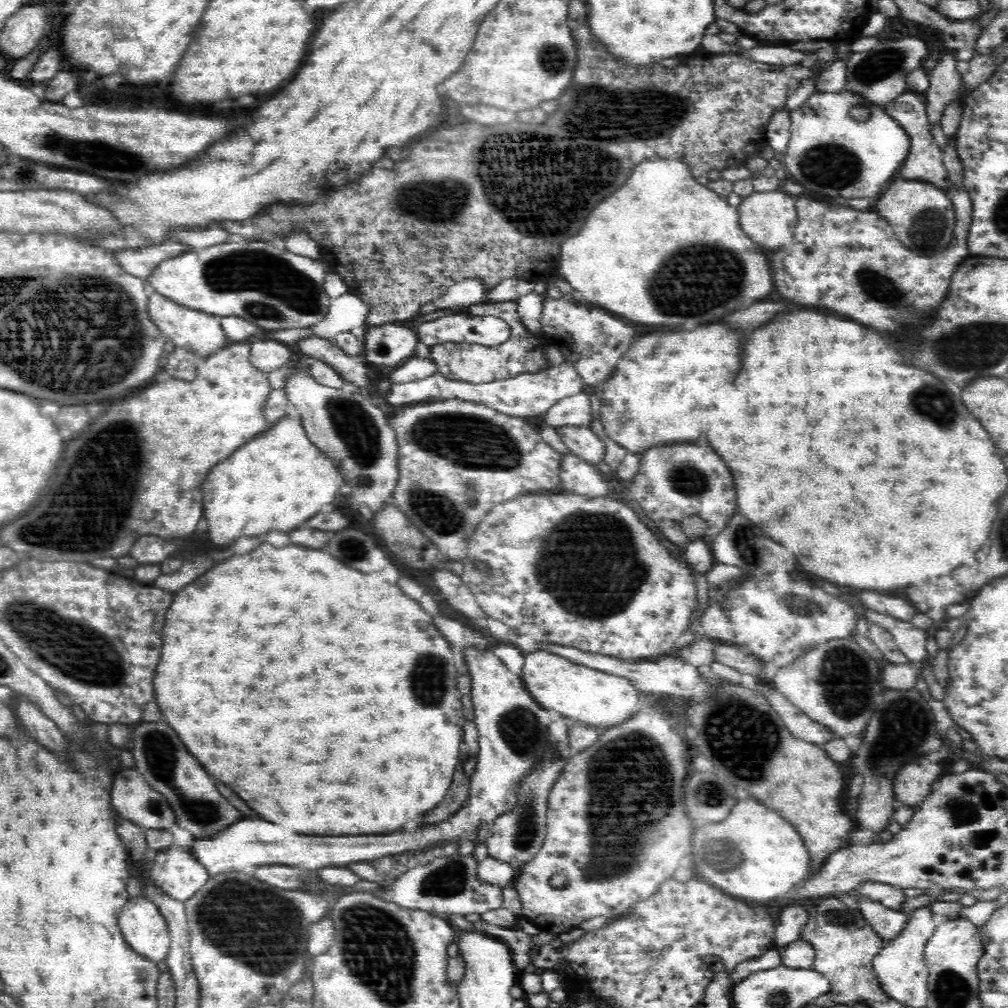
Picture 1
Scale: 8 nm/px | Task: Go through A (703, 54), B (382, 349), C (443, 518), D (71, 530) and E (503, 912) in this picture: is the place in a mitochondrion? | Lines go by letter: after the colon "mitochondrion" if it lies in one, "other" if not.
A: other
B: other
C: mitochondrion
D: mitochondrion
E: other

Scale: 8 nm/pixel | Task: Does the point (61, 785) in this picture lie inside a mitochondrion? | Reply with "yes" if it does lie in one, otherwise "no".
no

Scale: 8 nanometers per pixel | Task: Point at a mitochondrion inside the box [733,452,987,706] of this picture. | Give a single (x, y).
(799, 605)

